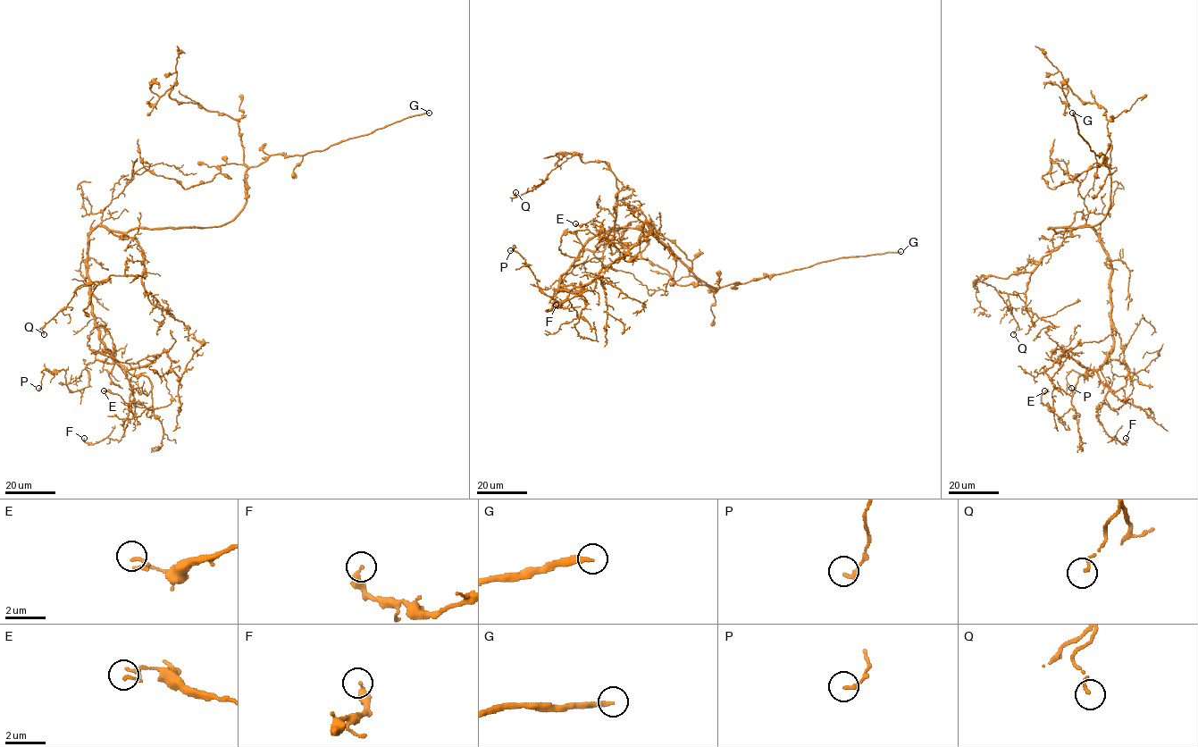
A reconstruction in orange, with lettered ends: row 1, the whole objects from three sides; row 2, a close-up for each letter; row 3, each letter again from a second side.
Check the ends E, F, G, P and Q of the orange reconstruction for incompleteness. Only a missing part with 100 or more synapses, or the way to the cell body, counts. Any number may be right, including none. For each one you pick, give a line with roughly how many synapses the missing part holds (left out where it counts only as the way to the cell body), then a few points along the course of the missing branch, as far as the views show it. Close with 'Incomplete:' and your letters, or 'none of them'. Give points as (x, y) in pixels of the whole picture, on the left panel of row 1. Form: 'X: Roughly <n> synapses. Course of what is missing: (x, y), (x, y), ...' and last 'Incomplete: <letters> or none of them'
G: Roughly 250 synapses
Incomplete: G

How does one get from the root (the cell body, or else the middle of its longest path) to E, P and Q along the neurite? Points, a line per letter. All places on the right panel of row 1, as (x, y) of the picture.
E: (1056, 232), (1089, 225), (1098, 235), (1111, 269), (1113, 348), (1077, 378), (1063, 415), (1041, 401), (1044, 390)
P: (1056, 232), (1098, 235), (1111, 269), (1106, 363), (1127, 372), (1114, 391), (1099, 369), (1072, 369), (1071, 388)
Q: (1056, 232), (1071, 236), (1031, 272), (975, 280), (993, 286), (1010, 310), (1017, 324), (1013, 334)

